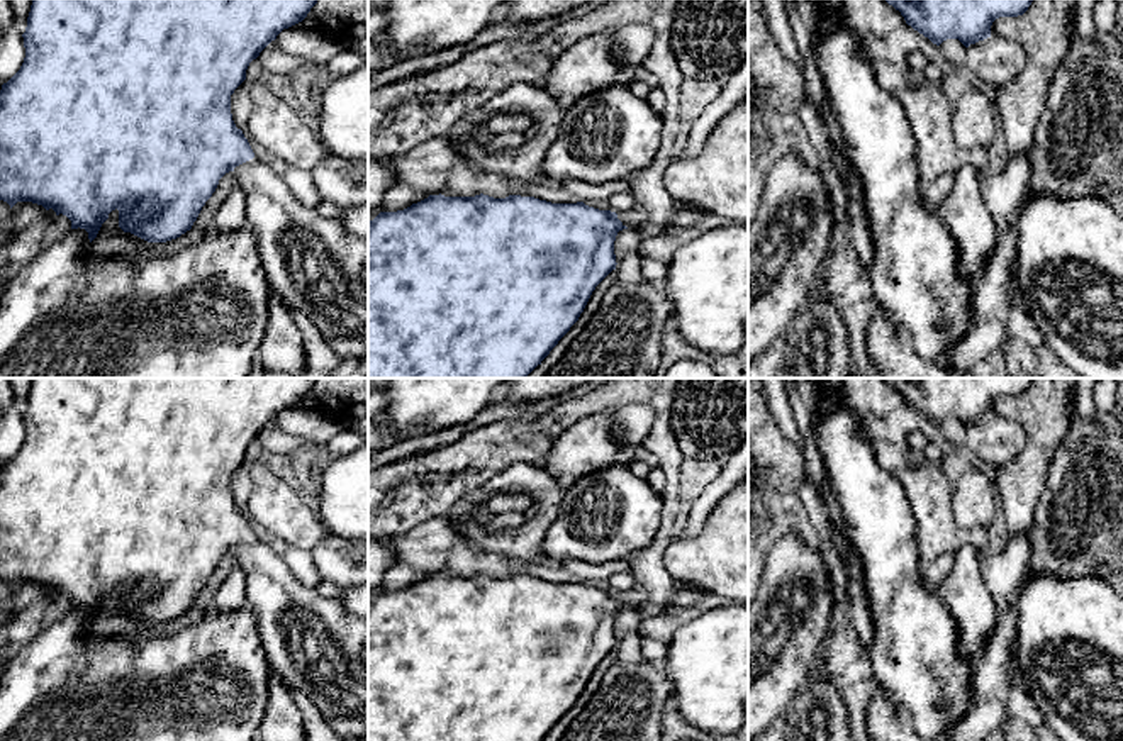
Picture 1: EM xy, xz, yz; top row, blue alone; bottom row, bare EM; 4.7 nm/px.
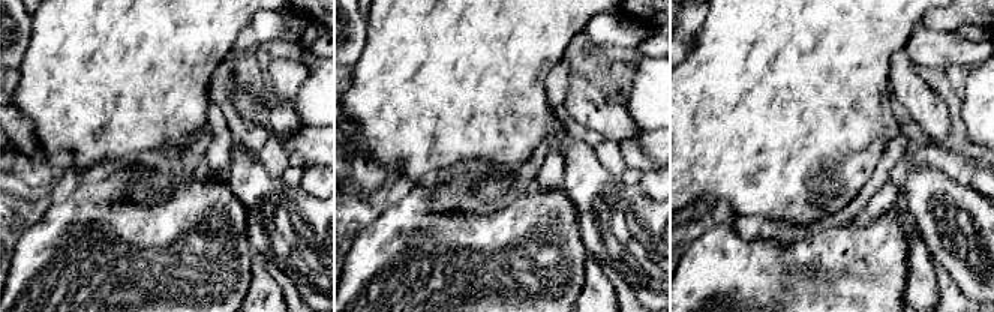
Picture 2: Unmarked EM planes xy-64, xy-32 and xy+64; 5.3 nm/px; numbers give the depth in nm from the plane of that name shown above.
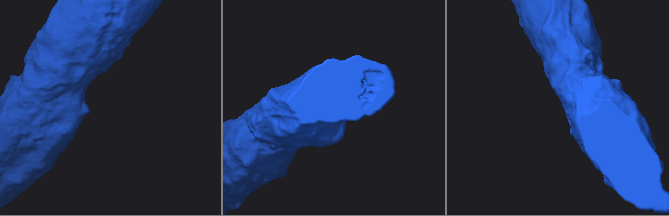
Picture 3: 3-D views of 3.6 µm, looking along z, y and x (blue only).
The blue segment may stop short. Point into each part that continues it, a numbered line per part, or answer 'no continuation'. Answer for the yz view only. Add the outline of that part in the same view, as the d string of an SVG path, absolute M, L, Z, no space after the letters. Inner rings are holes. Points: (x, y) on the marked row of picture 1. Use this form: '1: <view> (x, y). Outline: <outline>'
no continuation

